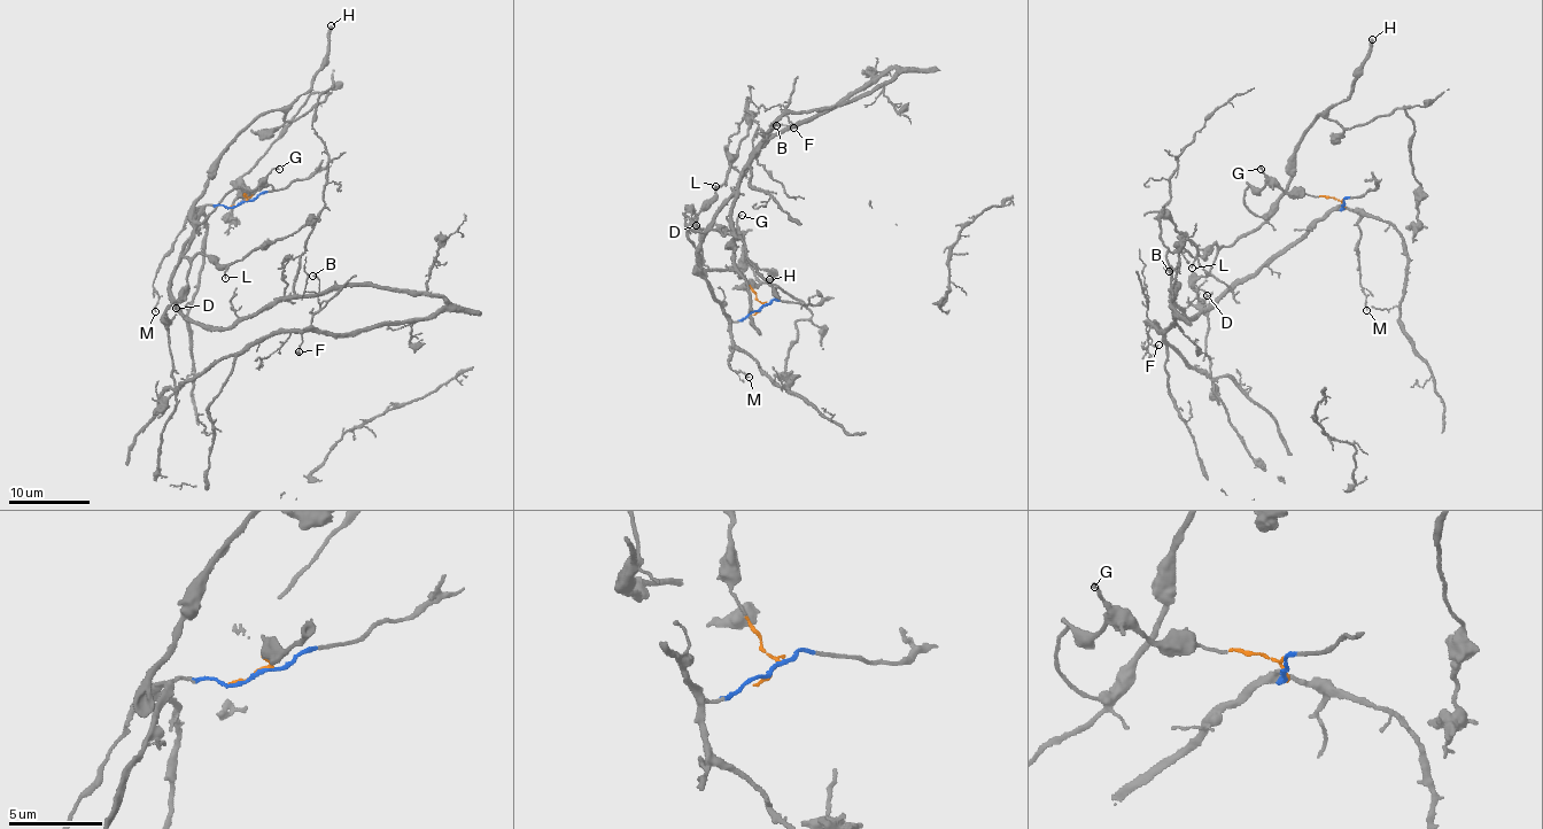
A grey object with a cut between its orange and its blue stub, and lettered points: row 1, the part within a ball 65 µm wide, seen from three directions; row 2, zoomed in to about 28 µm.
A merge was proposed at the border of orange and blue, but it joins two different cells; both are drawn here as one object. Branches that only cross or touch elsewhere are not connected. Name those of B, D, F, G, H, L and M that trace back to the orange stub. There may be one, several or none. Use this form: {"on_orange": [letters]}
{"on_orange": ["D", "G", "H", "L"]}

